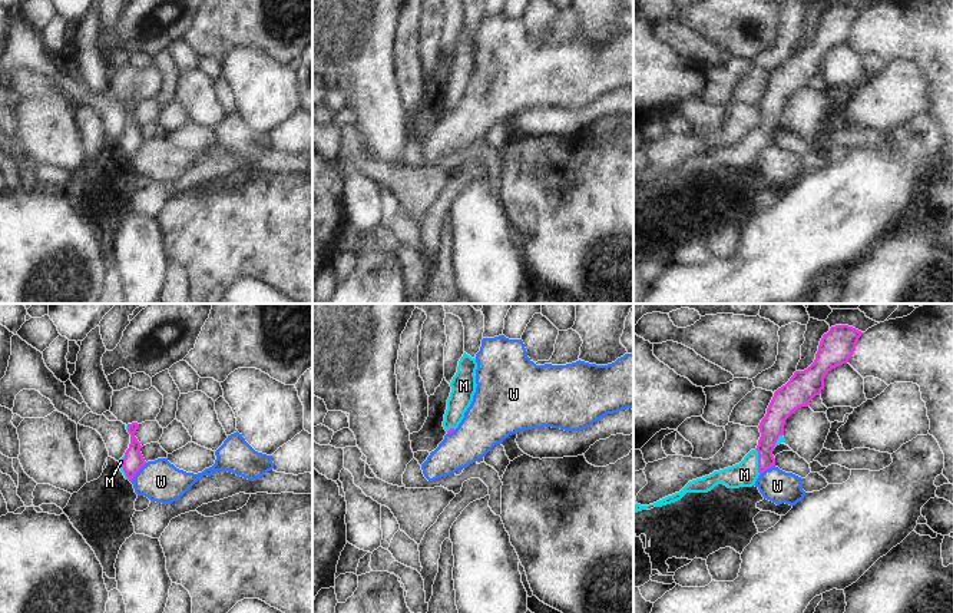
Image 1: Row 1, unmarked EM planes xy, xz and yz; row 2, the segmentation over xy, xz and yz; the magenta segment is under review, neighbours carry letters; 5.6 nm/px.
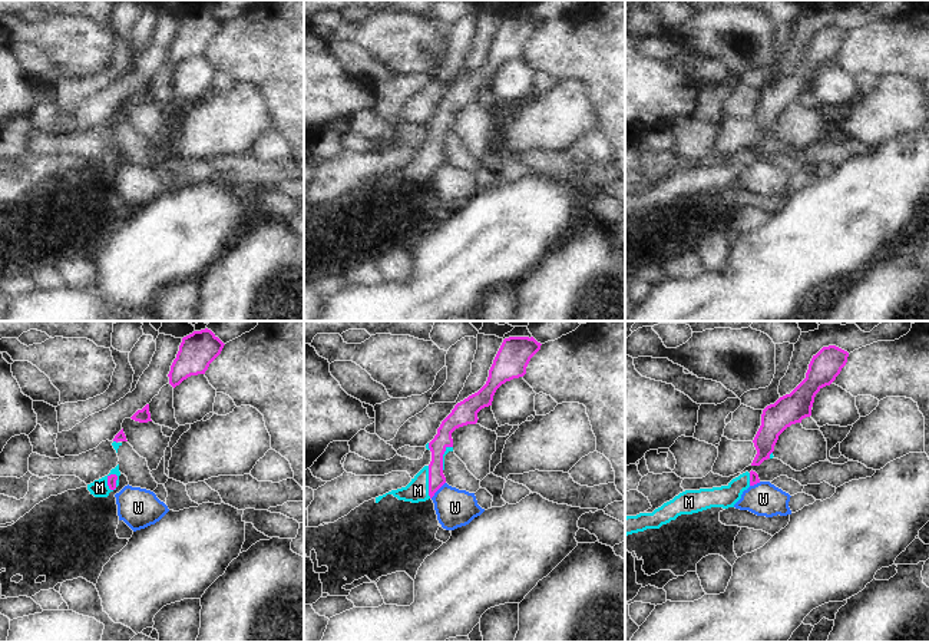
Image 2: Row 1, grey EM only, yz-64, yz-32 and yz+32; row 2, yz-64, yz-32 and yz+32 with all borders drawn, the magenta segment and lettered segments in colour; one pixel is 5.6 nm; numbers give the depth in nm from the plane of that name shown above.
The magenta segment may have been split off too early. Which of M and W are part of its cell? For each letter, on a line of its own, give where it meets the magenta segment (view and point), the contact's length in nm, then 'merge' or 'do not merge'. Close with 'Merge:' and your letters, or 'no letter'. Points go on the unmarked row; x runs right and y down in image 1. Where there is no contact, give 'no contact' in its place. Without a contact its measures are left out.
M: yz (758, 141) | 150 nm | merge
W: xy (136, 151) | 140 nm | do not merge
Merge: M

